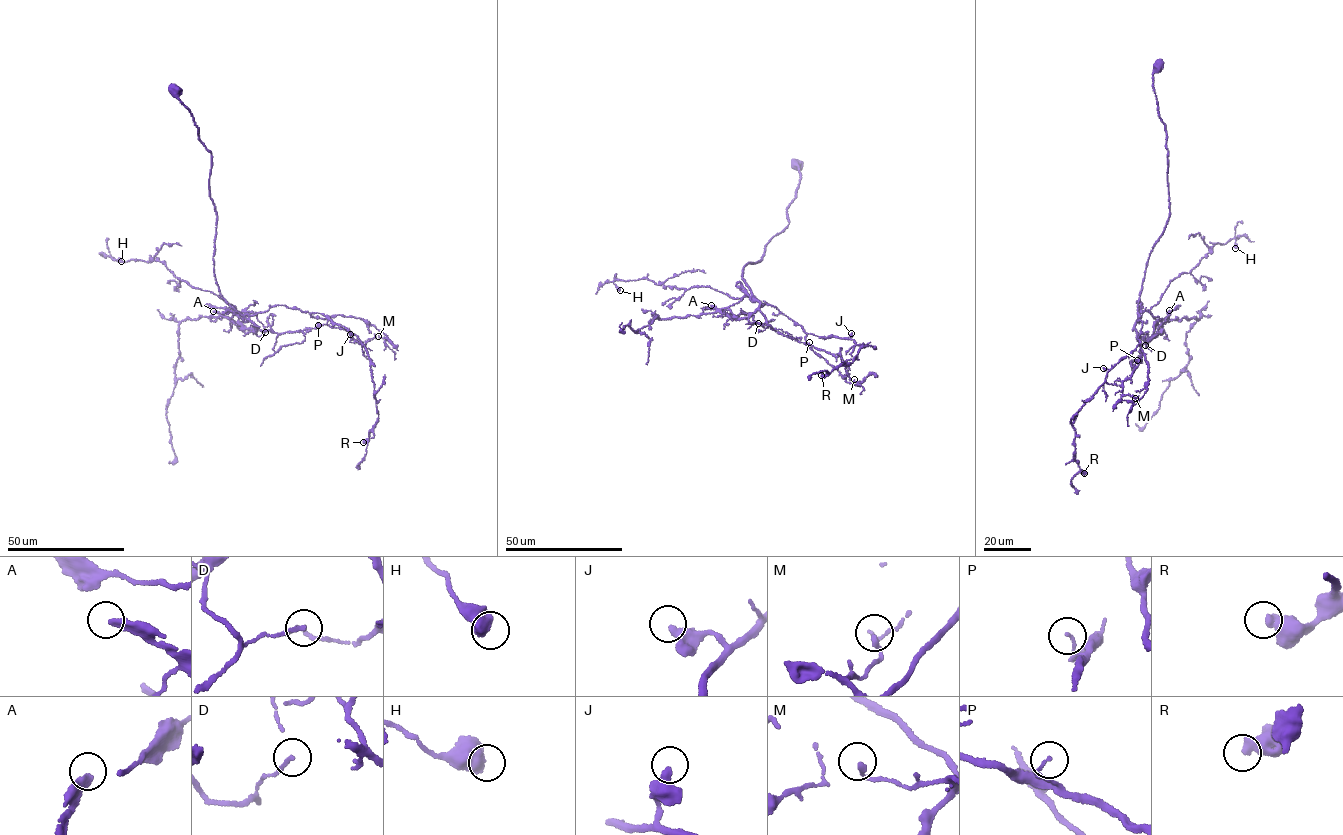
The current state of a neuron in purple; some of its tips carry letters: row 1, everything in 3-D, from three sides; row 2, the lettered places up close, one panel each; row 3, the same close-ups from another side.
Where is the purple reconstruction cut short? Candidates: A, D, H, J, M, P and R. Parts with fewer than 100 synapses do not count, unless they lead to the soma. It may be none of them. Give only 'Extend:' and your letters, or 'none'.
Extend: A

